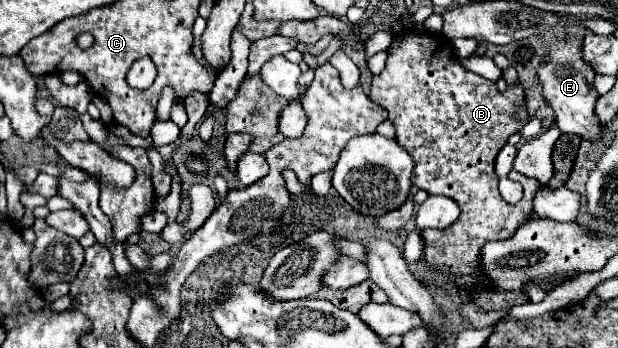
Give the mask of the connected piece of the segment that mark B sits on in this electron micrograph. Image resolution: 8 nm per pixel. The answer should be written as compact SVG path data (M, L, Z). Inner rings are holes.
M401 31L389 47L385 69L371 81L369 97L389 113L389 121L397 129L395 141L405 147L415 161L413 187L429 195L453 197L461 207L461 219L449 229L419 231L425 247L425 263L441 271L441 275L461 291L467 291L479 309L487 313L507 311L513 305L529 303L529 295L523 289L505 291L497 285L489 285L481 269L481 249L489 241L513 237L515 231L531 219L535 193L545 189L545 183L529 179L516 170L509 173L509 179L523 185L523 199L517 205L509 205L497 189L495 157L507 139L527 123L523 87L519 83L499 93L493 81L465 71L455 61L451 45L445 43L449 43L449 39L443 33ZM513 111L519 113L521 121L513 119Z

